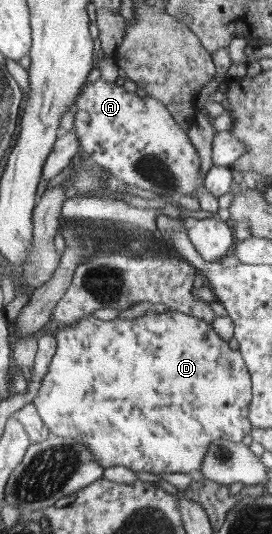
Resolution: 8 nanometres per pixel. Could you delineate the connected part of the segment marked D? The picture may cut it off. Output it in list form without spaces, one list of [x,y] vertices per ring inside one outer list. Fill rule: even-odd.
[[[164,311],[161,314],[145,313],[133,319],[115,318],[102,321],[92,315],[82,317],[74,324],[57,326],[55,336],[58,341],[49,373],[34,399],[40,416],[49,427],[50,433],[61,438],[71,438],[84,443],[93,454],[94,460],[103,467],[123,465],[134,471],[147,473],[193,473],[201,471],[210,445],[218,439],[228,439],[235,443],[248,441],[252,431],[250,420],[253,399],[252,373],[246,365],[240,349],[233,350],[227,340],[216,332],[213,324],[178,311]]]

